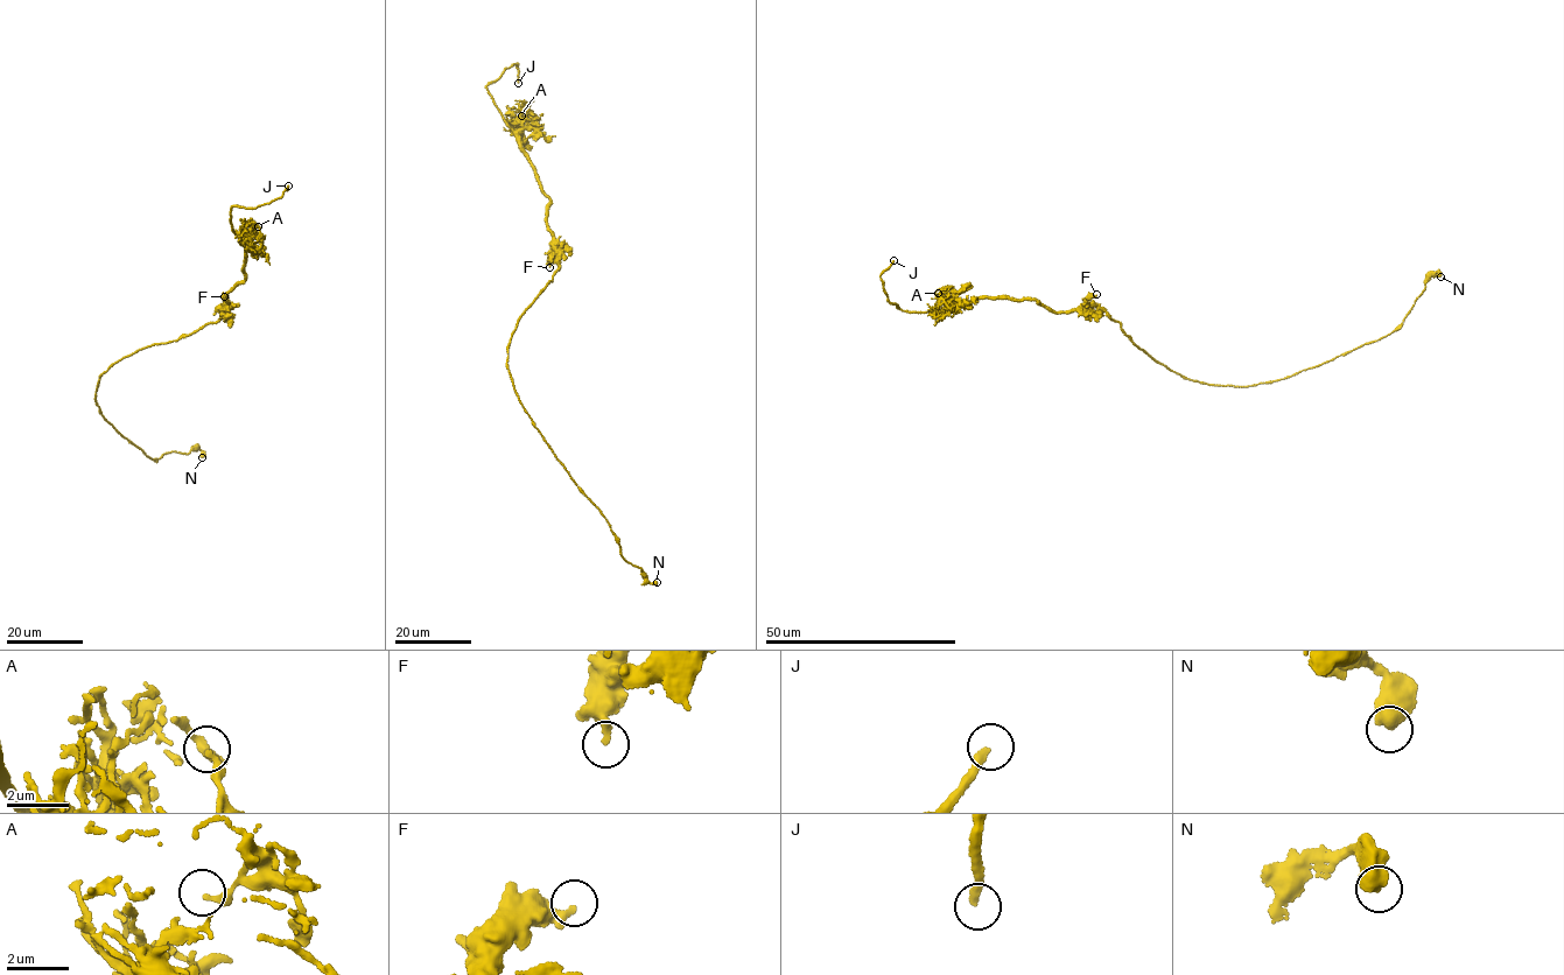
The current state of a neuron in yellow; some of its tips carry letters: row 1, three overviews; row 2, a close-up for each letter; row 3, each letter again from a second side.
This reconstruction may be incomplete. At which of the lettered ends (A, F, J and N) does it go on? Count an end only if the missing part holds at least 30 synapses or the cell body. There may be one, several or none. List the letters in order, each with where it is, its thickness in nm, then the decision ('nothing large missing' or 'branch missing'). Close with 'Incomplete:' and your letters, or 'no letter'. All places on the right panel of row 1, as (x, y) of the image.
A: at (938, 293); 280 nm thick; nothing large missing
F: at (1096, 294); 280 nm thick; nothing large missing
J: at (893, 260); 280 nm thick; branch missing
N: at (1440, 276); 650 nm thick; nothing large missing
Incomplete: J

